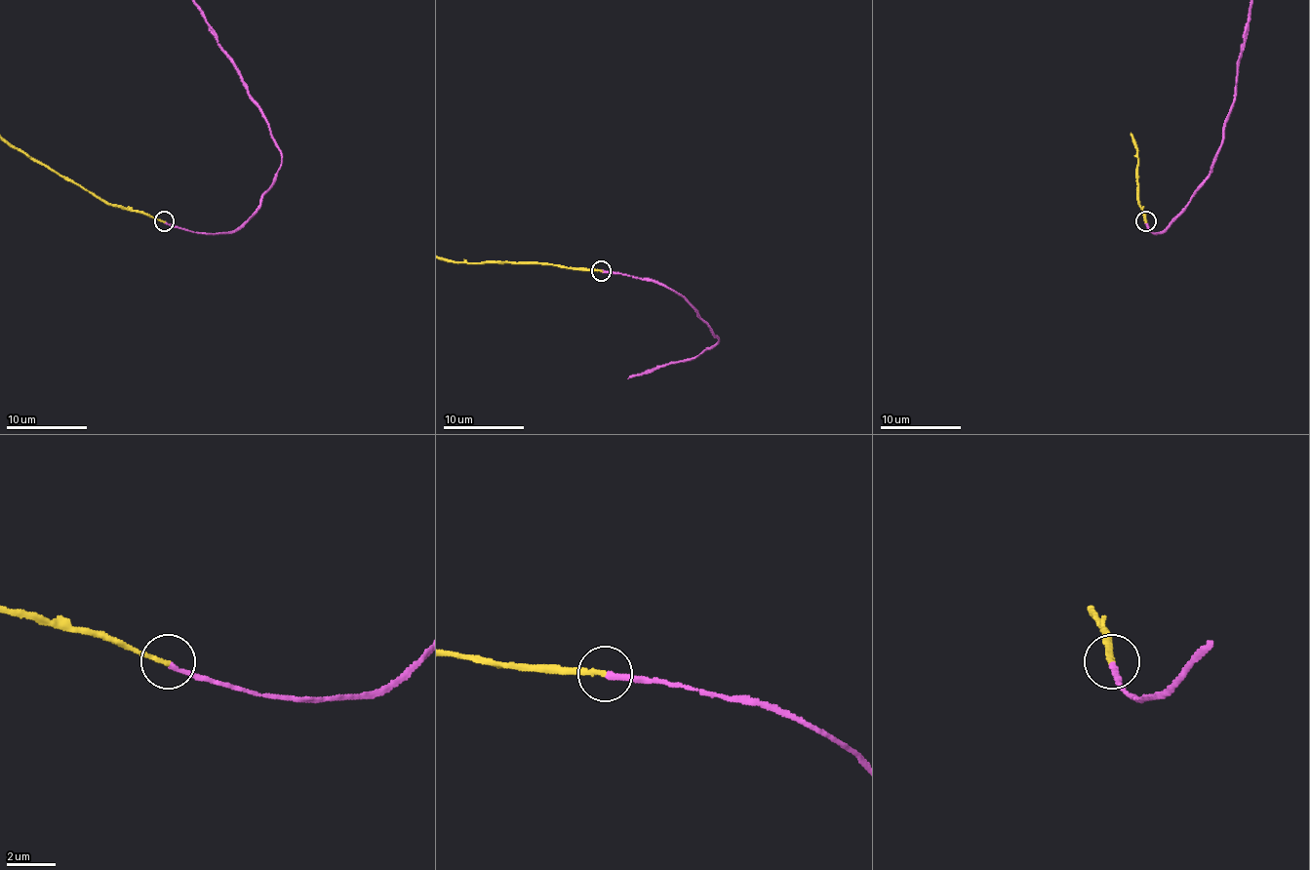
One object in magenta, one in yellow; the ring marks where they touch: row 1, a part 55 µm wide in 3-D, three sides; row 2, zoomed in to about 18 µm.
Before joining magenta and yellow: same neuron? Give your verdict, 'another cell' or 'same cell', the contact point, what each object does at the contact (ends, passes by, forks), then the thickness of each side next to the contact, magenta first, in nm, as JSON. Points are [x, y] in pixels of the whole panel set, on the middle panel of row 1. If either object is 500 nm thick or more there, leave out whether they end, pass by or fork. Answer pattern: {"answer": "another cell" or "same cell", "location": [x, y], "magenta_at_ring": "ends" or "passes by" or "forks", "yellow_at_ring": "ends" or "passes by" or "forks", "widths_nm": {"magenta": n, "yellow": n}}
{"answer": "same cell", "location": [601, 270], "magenta_at_ring": "ends", "yellow_at_ring": "ends", "widths_nm": {"magenta": 200, "yellow": 200}}

